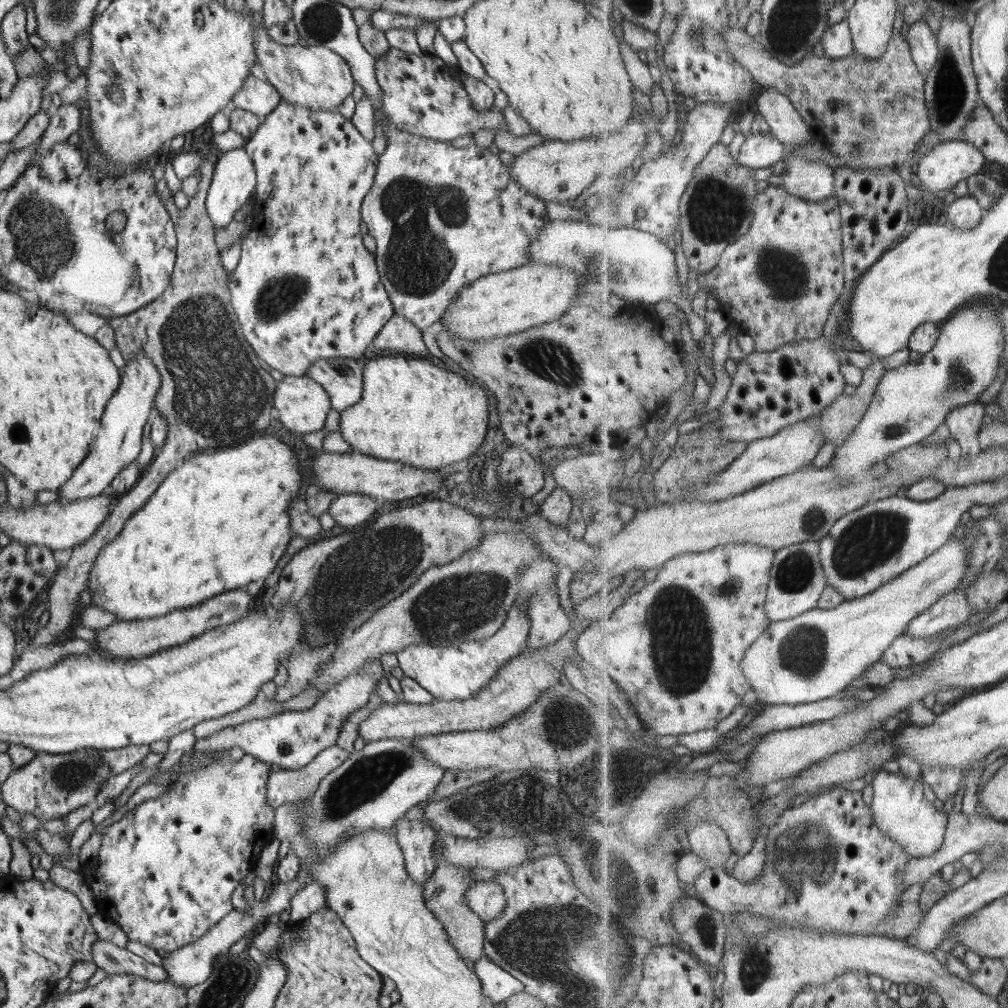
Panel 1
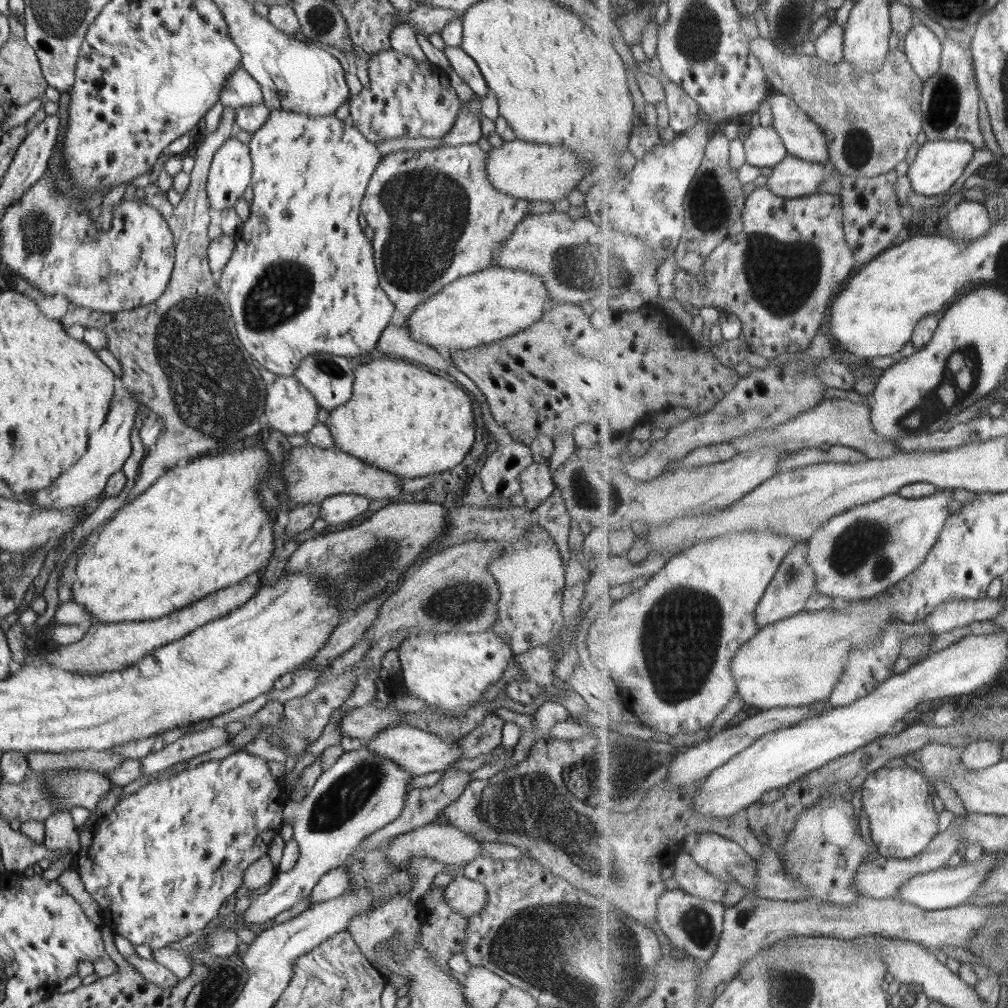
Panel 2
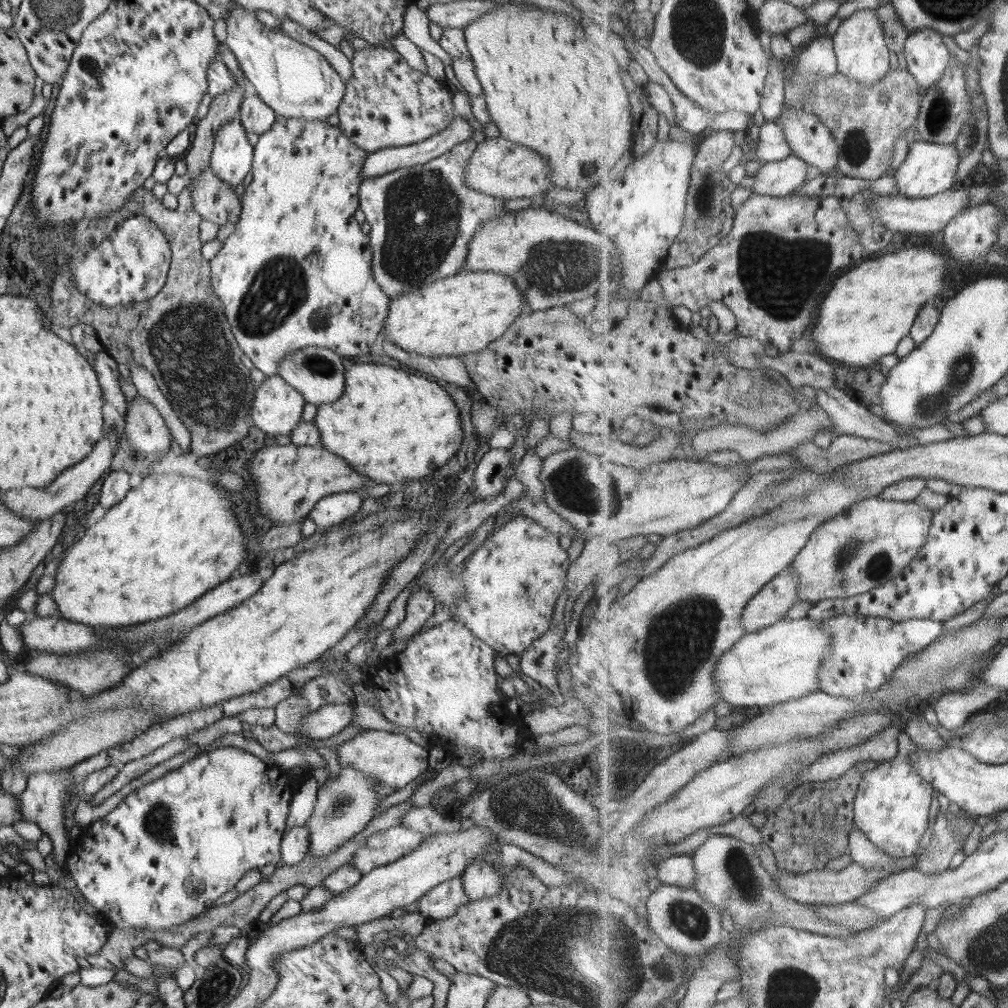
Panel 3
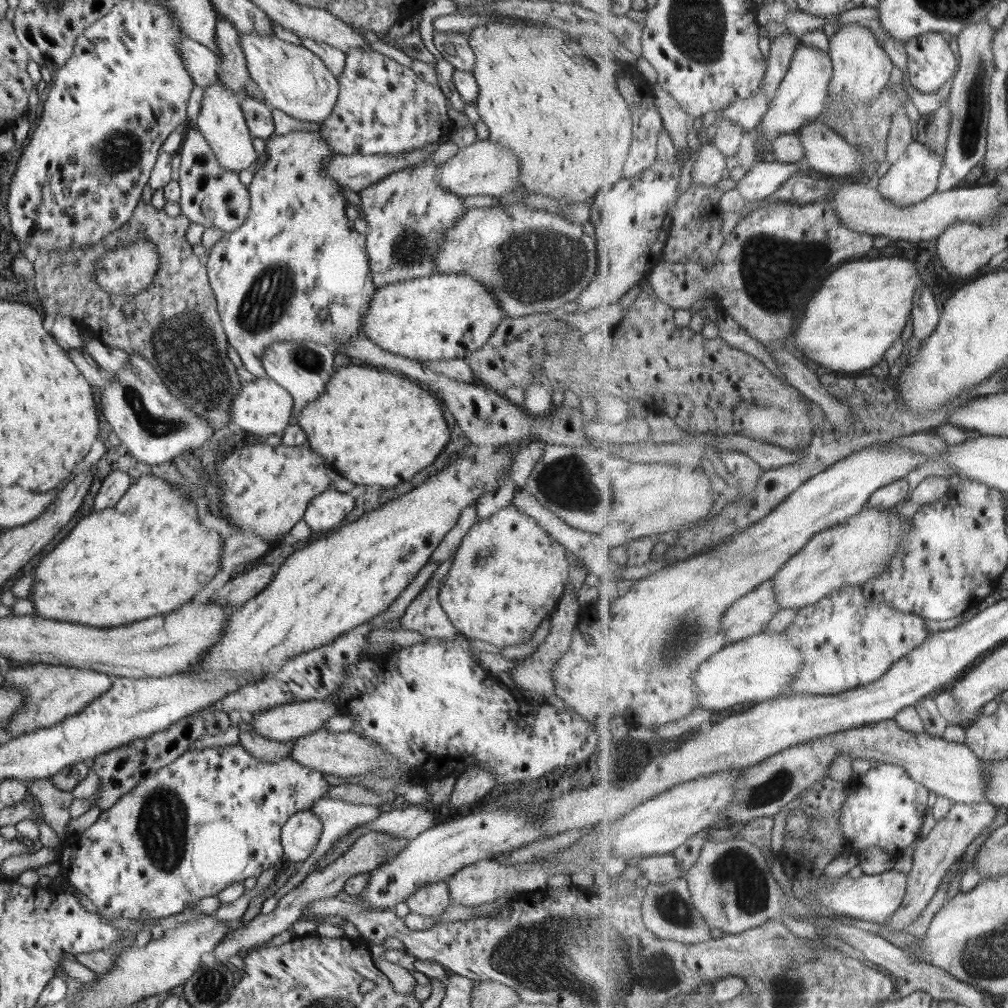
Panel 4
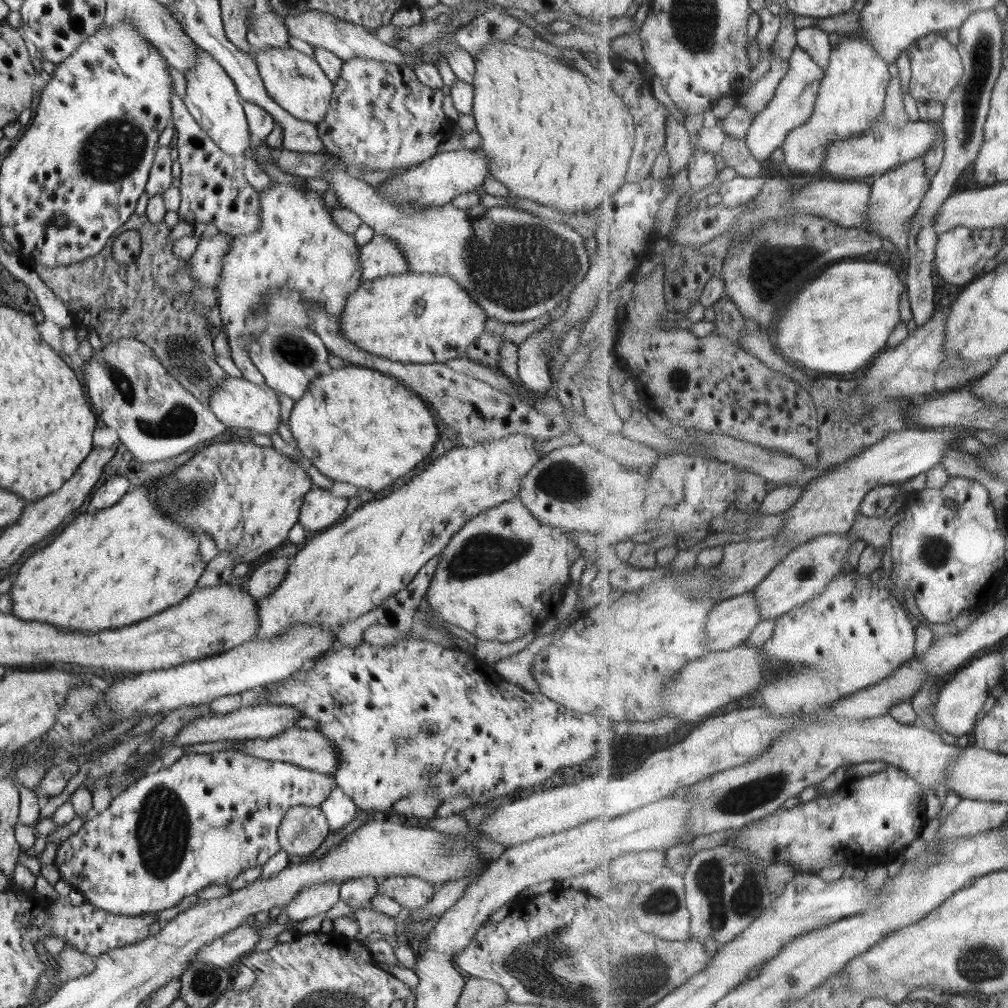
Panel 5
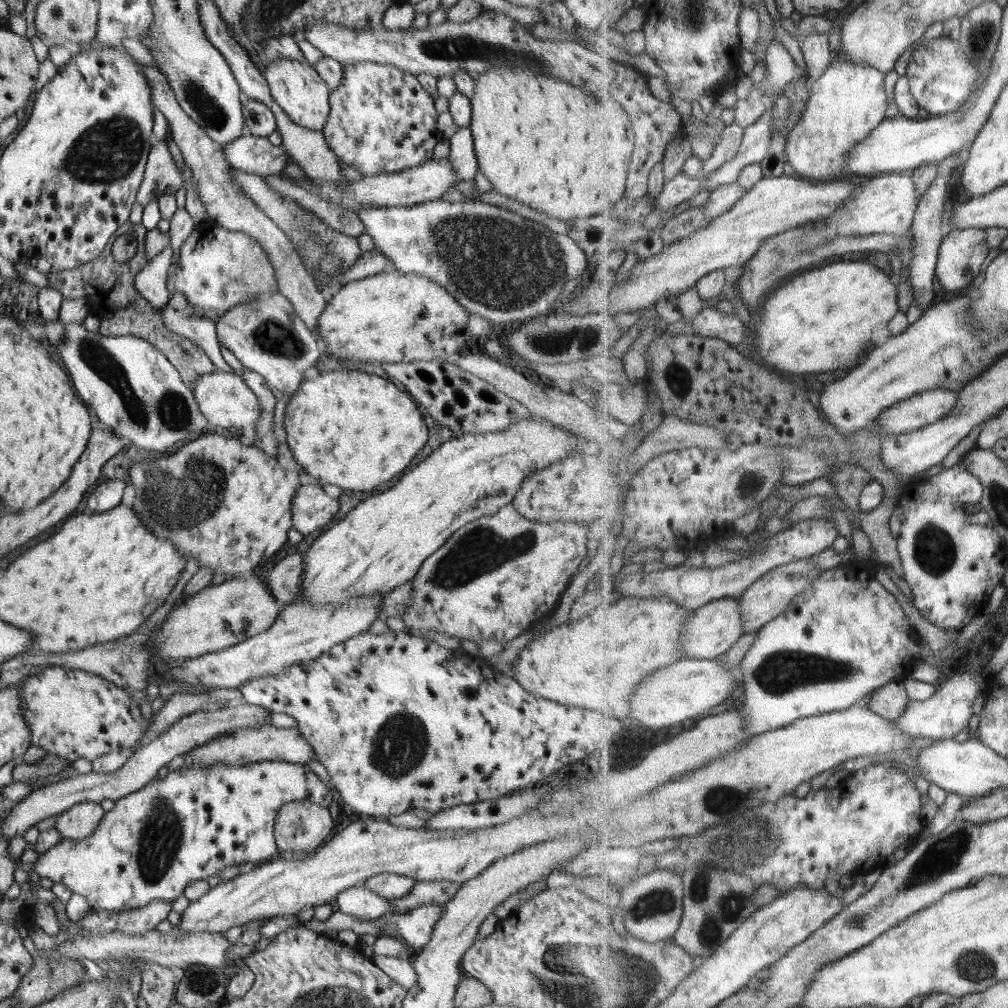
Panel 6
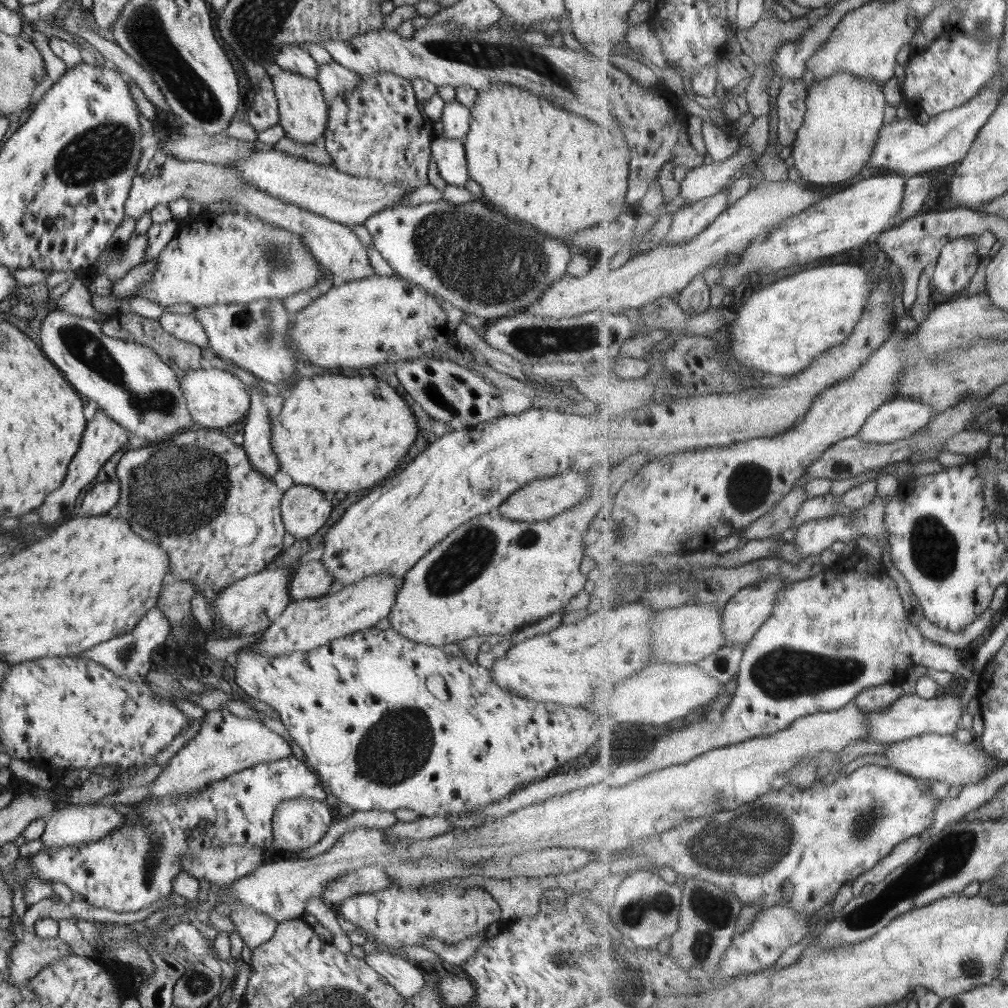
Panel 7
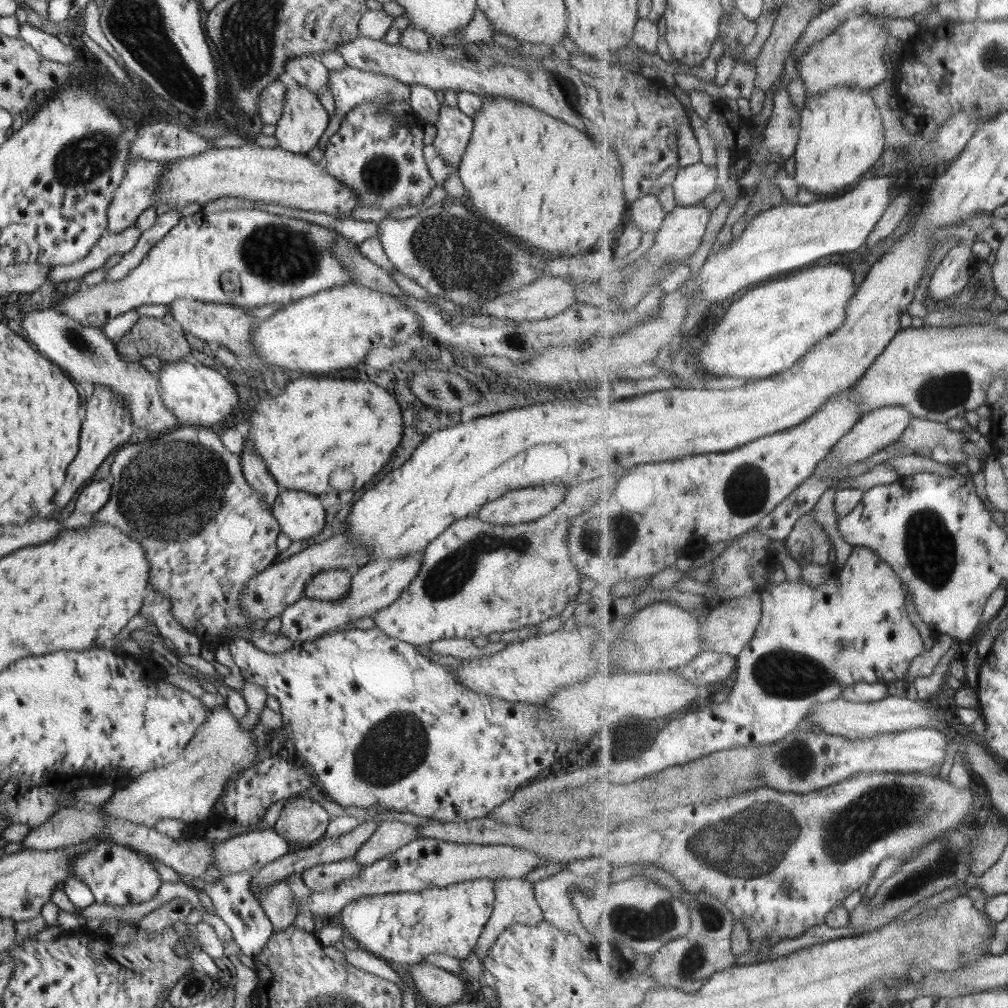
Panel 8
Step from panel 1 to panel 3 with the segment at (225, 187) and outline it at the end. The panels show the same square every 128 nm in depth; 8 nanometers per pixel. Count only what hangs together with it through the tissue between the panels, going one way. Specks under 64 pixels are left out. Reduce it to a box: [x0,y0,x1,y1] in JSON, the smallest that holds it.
[209,118,253,187]

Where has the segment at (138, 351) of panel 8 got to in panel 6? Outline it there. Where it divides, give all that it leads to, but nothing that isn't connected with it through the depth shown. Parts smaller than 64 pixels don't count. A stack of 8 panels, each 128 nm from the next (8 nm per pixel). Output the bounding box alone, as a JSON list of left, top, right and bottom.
[46,221,214,390]

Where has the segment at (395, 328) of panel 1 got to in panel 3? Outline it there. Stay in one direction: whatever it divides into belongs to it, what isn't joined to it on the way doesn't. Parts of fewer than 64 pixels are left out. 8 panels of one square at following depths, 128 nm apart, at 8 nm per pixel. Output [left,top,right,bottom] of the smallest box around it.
[384,341,473,388]

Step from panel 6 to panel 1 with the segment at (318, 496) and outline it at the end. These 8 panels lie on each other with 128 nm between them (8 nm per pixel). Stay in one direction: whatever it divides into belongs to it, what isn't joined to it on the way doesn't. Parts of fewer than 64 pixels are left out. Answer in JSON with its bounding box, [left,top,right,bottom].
[327,493,380,526]

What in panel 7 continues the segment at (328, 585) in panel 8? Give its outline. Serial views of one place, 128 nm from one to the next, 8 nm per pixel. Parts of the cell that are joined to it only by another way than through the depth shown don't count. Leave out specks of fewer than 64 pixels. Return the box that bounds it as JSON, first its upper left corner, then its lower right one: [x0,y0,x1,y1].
[289,561,332,601]

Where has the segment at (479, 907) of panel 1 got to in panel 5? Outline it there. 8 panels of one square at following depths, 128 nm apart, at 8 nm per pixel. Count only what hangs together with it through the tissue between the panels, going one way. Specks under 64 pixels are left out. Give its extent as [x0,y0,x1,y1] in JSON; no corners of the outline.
[377,877,438,911]

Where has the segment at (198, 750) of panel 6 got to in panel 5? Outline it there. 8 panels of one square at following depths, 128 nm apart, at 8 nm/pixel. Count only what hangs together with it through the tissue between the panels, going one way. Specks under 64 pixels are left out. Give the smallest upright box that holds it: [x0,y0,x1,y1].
[232,726,339,776]

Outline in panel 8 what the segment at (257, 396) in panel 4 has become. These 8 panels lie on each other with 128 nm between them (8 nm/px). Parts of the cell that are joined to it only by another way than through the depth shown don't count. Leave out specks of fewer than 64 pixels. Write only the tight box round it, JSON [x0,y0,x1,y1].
[158,359,238,428]

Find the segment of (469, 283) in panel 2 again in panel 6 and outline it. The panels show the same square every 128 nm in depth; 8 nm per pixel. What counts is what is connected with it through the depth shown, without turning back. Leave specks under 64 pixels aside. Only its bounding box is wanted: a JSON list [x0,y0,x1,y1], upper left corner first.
[315,271,469,366]

